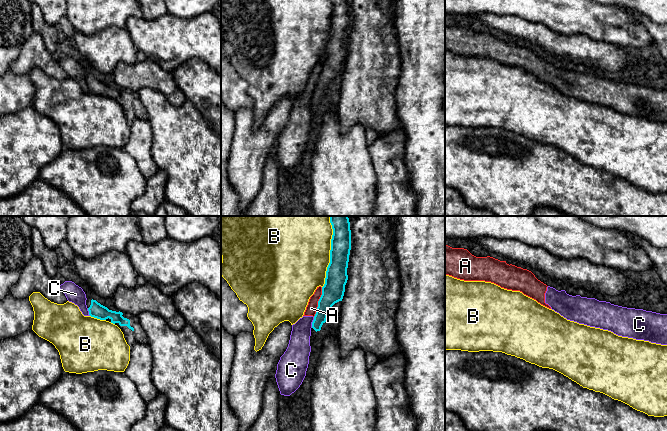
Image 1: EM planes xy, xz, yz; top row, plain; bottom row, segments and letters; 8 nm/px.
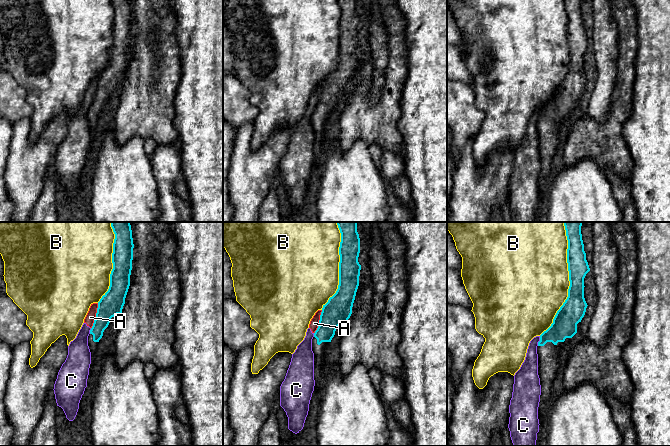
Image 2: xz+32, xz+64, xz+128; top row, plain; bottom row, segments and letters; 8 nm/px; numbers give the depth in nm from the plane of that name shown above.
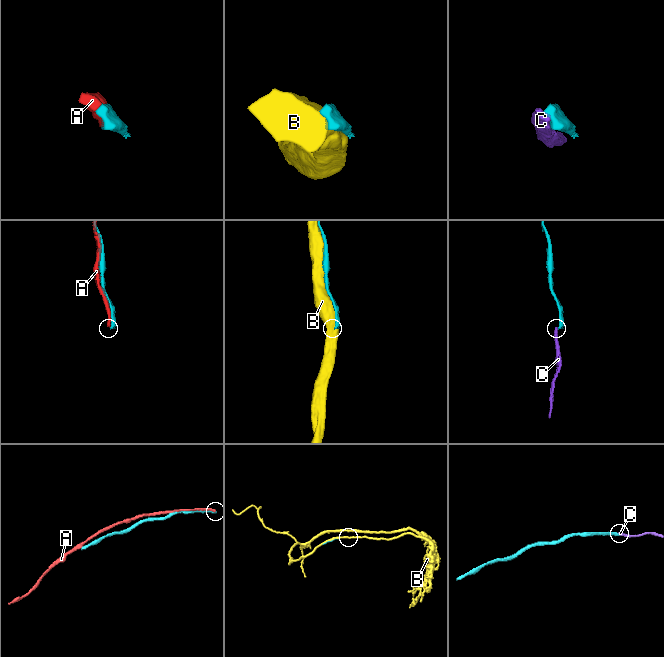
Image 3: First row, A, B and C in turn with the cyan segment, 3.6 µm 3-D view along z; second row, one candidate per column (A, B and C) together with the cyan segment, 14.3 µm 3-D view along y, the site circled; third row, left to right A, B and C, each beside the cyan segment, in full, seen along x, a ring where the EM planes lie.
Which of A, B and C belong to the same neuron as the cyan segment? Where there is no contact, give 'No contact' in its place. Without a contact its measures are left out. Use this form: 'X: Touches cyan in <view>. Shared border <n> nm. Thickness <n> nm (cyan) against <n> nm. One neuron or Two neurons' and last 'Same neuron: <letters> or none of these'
A: Touches cyan in xz. Shared border 260 nm. Thickness 180 nm (cyan) against 90 nm. Two neurons
B: Touches cyan in xz. Shared border 600 nm. Thickness 180 nm (cyan) against 500 nm. Two neurons
C: Touches cyan in xz. Shared border 90 nm. Thickness 140 nm (cyan) against 180 nm. Two neurons
Same neuron: none of these

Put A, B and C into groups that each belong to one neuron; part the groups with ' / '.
A C / B

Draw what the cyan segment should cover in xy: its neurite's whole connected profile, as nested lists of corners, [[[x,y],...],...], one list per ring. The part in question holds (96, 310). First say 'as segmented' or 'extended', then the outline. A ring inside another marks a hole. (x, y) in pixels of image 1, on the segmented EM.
extended; [[[87,299],[86,305],[91,317],[117,325],[123,332],[124,338],[130,347],[137,343],[148,344],[148,337],[140,324],[138,315],[109,310],[93,299]]]

